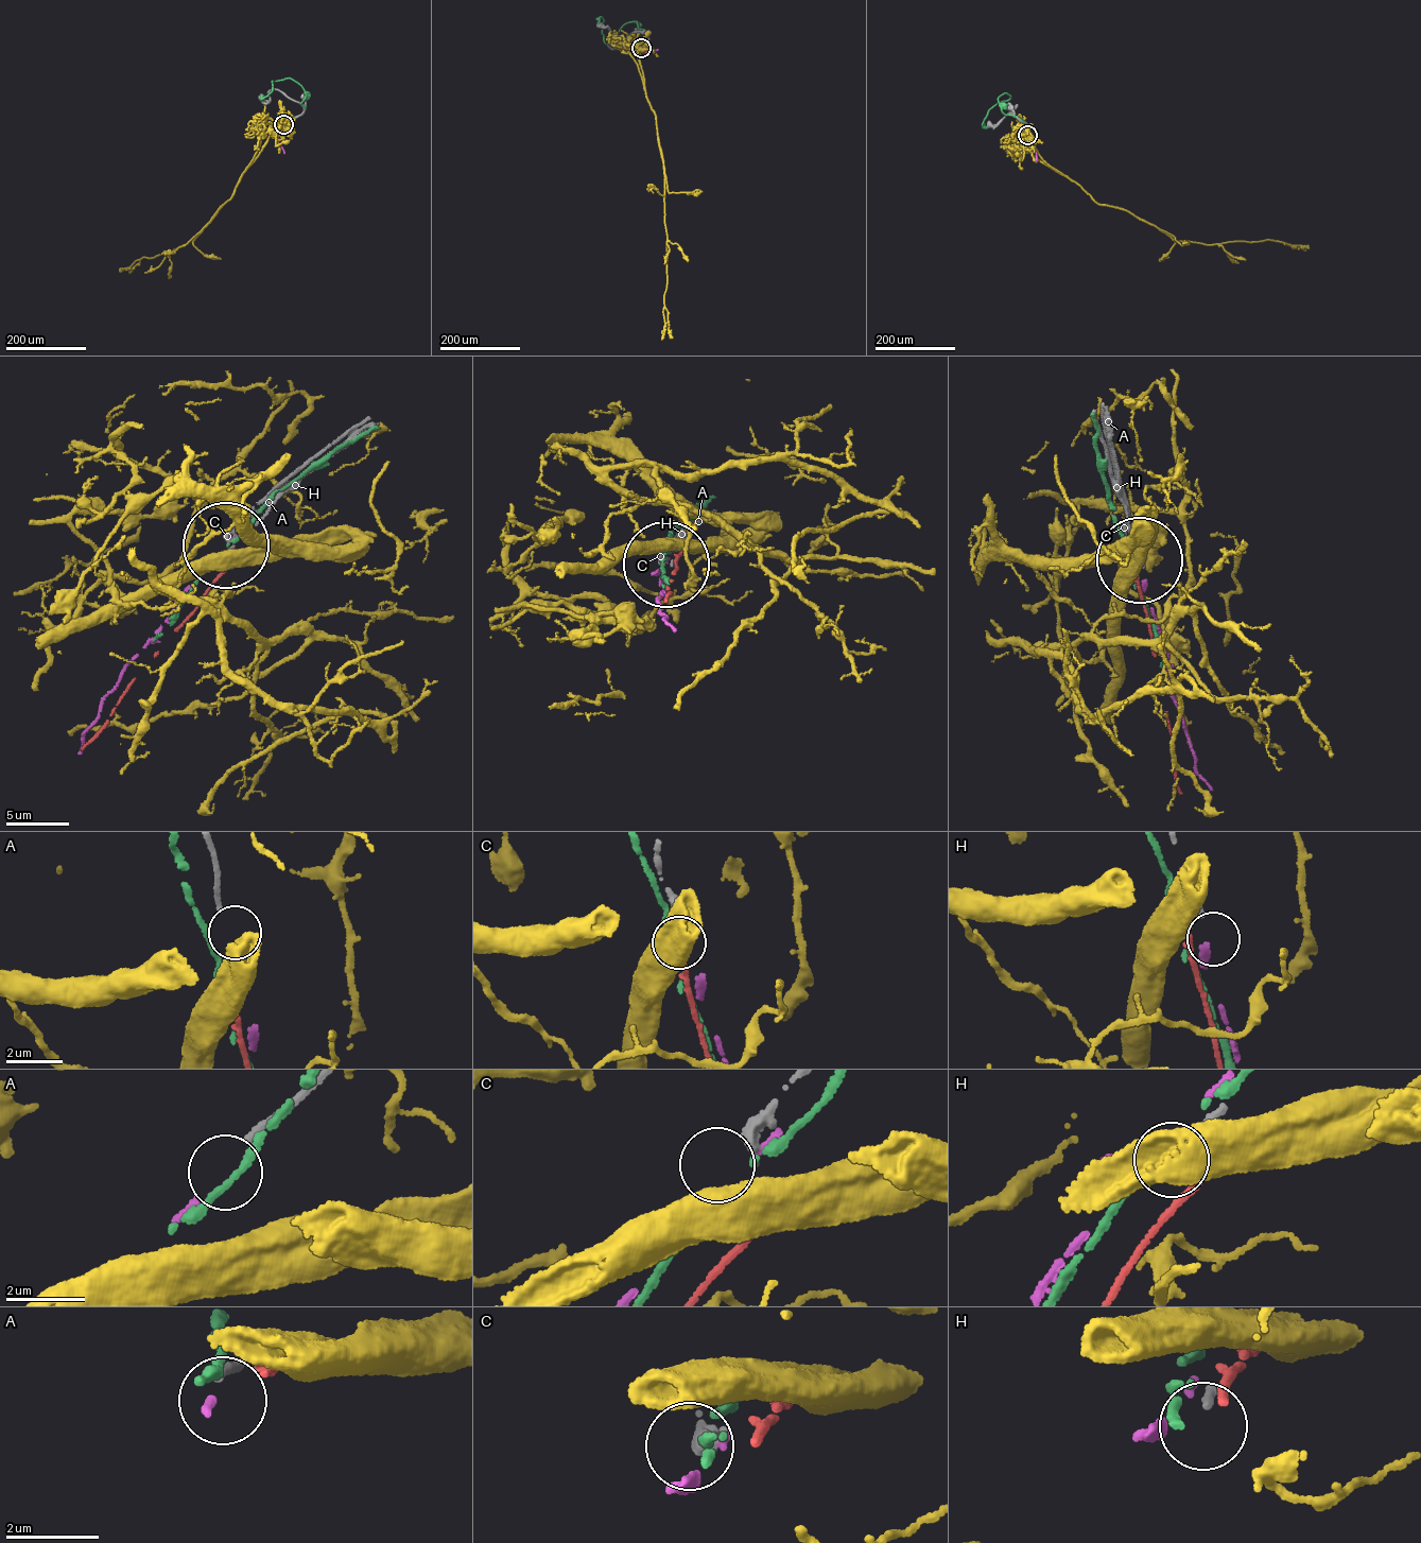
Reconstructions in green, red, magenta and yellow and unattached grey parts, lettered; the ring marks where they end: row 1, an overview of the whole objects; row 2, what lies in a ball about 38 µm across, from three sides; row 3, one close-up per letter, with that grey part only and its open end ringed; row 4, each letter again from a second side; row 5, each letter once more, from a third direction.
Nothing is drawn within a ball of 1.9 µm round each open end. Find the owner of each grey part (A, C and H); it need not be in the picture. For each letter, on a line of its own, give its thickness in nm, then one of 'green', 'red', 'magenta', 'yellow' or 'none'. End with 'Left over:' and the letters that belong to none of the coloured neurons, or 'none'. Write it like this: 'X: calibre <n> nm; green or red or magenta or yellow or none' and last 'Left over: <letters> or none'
A: calibre 180 nm; magenta
C: calibre 400 nm; none
H: calibre 170 nm; none
Left over: C, H

